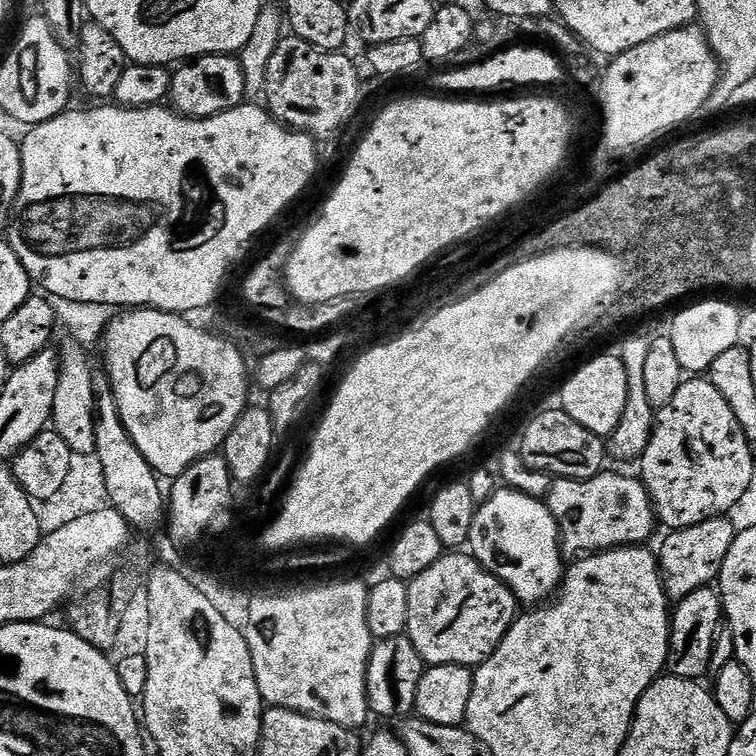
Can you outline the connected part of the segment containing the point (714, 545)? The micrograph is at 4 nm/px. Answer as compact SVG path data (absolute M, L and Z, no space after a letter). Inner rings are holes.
M715 516L713 520L667 533L668 537L665 538L660 552L658 548L658 563L664 592L669 601L679 602L694 594L694 590L715 585L719 581L722 562L726 562L726 554L730 554L730 546L737 531L737 525L732 525L728 518Z

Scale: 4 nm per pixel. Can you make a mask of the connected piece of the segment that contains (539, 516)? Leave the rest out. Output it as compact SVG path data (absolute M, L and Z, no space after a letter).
M497 487L493 495L477 507L467 547L472 559L499 578L521 605L528 604L524 606L547 601L559 589L566 571L566 564L560 561L560 527L547 503L513 488Z

